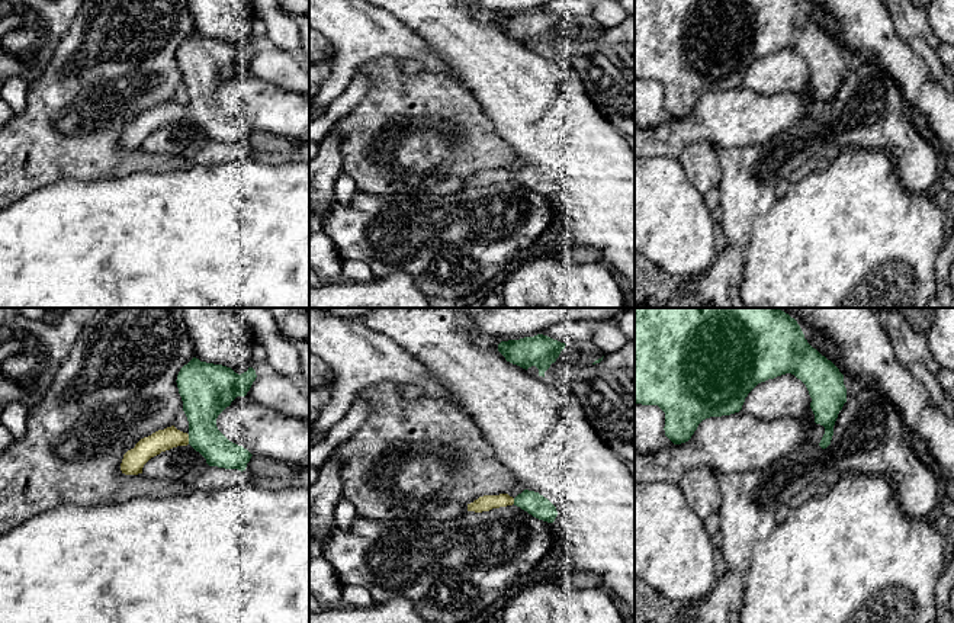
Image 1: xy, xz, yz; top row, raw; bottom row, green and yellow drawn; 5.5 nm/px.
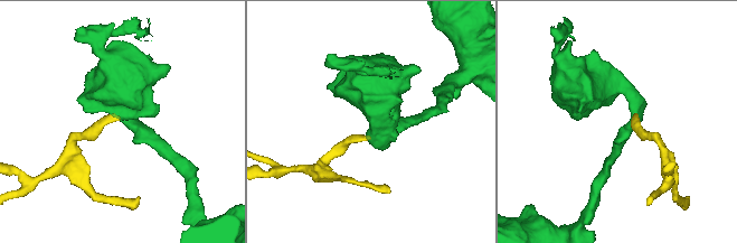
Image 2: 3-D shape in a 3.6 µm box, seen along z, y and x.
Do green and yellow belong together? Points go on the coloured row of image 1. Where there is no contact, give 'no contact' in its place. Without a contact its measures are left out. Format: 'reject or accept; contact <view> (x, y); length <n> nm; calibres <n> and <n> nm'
accept; contact xy (189, 439); length 60 nm; calibres 240 and 120 nm

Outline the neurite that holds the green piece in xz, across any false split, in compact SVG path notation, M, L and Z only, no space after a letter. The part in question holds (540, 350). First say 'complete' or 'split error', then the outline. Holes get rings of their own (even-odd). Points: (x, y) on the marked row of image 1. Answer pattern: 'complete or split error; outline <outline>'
complete; outline M537 334L534 337L501 341L498 344L498 351L507 362L526 370L536 366L539 369L539 376L545 378L545 372L556 362L565 346L565 343Z

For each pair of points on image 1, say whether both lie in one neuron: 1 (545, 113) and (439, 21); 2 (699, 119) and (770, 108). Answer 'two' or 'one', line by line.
1: one
2: one

